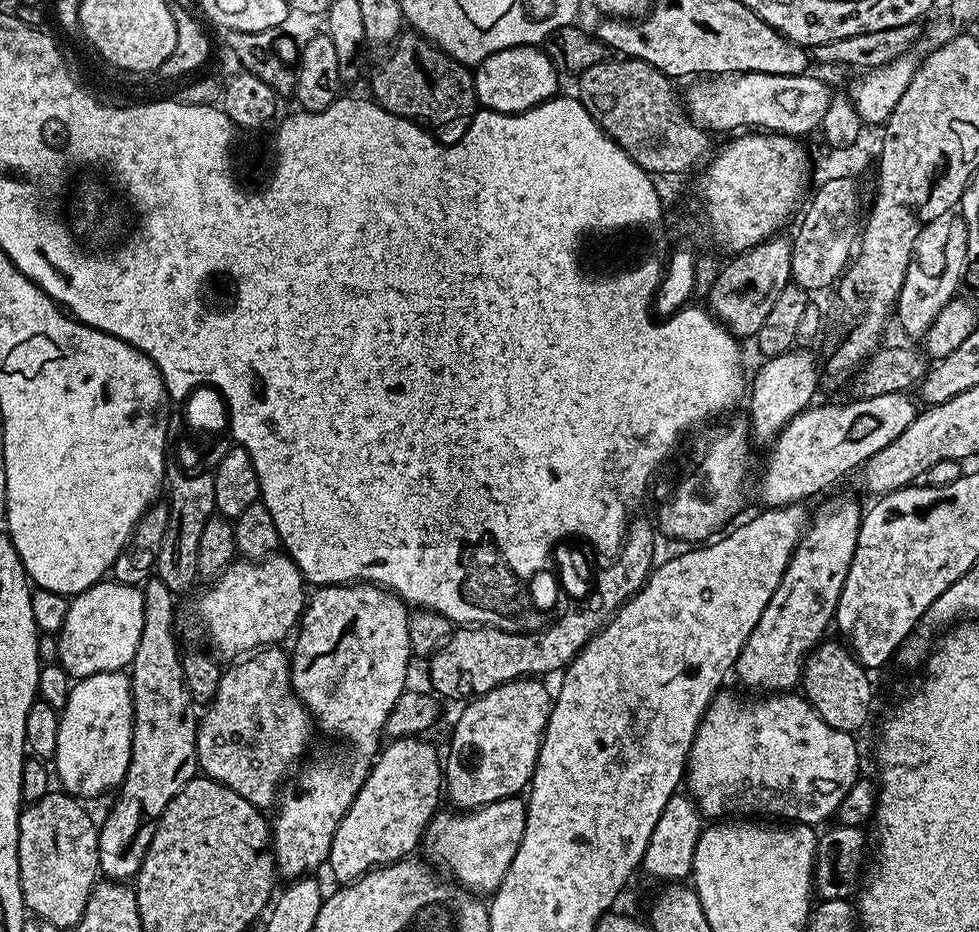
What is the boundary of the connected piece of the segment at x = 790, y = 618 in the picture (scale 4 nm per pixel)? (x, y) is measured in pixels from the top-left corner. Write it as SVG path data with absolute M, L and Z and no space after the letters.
M828 500L814 512L782 574L782 582L778 582L778 590L774 590L774 598L766 602L758 626L750 630L750 638L746 638L746 646L736 659L734 676L753 688L753 693L784 694L801 683L805 660L836 619L838 598L842 598L842 586L846 574L850 574L850 562L854 562L861 519L862 508L852 500Z

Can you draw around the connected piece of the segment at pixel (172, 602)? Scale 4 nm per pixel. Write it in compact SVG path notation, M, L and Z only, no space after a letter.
M157 578L145 580L142 591L144 594L142 639L138 641L138 650L130 665L133 700L132 761L129 763L128 773L125 774L124 780L115 793L116 801L113 802L104 824L102 822L99 825L97 834L100 876L121 882L135 881L138 870L146 858L146 850L156 833L156 824L153 822L159 821L166 806L170 806L172 799L192 781L198 772L196 763L198 712L192 709L194 701L184 681L181 649L176 649L177 597Z

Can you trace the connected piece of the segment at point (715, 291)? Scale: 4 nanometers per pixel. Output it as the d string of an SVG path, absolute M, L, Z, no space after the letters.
M777 234L771 240L763 241L744 252L737 252L731 257L729 264L725 263L720 269L718 278L710 290L706 301L707 307L713 316L737 338L755 337L758 330L762 330L762 322L766 322L766 314L770 314L770 309L778 299L778 294L786 290L786 286L792 279L790 270L790 254L792 253L791 239L784 234Z

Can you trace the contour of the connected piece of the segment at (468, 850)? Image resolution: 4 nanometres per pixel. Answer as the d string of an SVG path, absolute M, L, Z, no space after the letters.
M507 796L481 809L455 814L447 818L440 812L434 816L422 837L422 848L432 855L433 865L445 864L452 871L451 879L461 888L473 894L495 894L502 878L506 878L506 870L517 863L523 825L528 817L527 803L521 797Z

